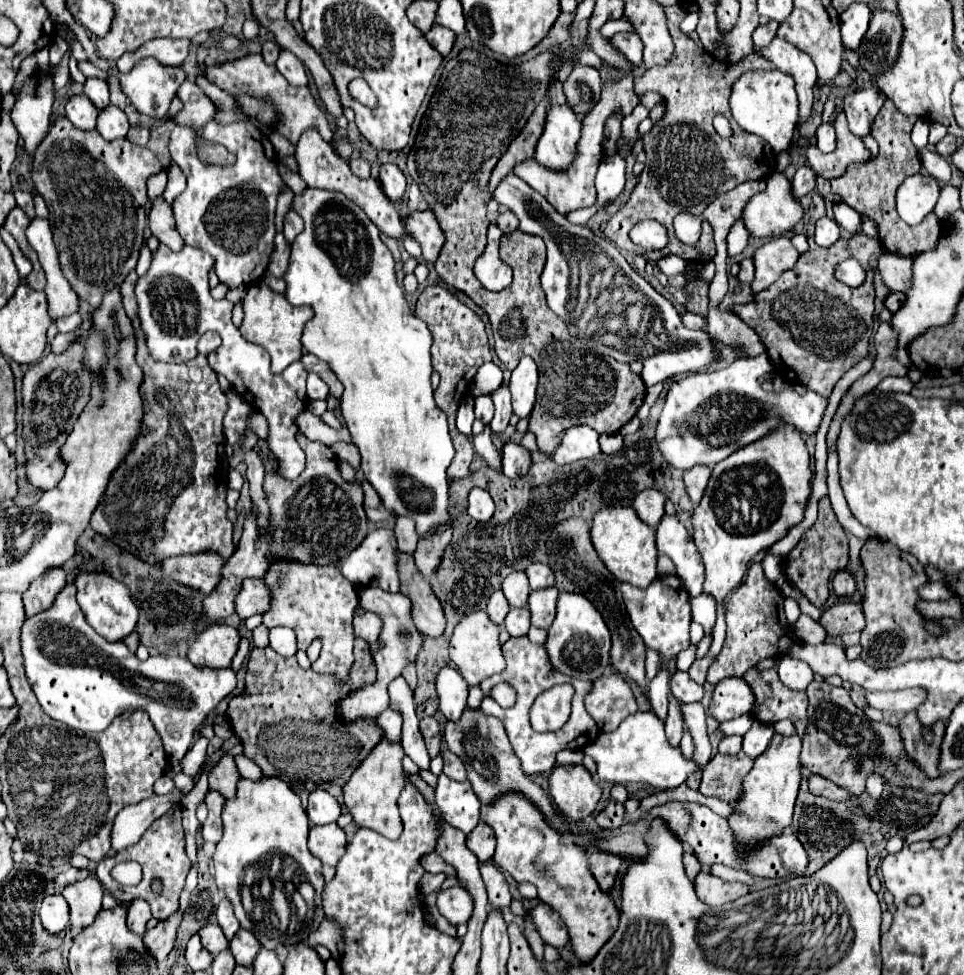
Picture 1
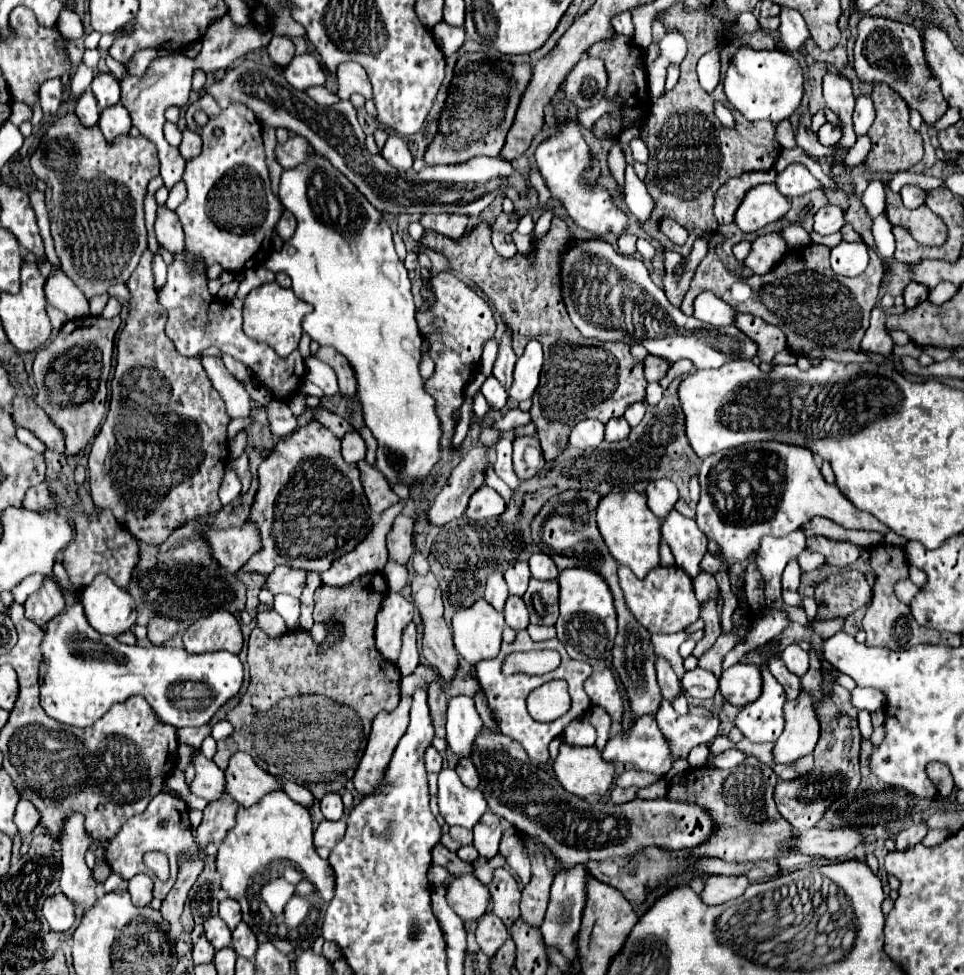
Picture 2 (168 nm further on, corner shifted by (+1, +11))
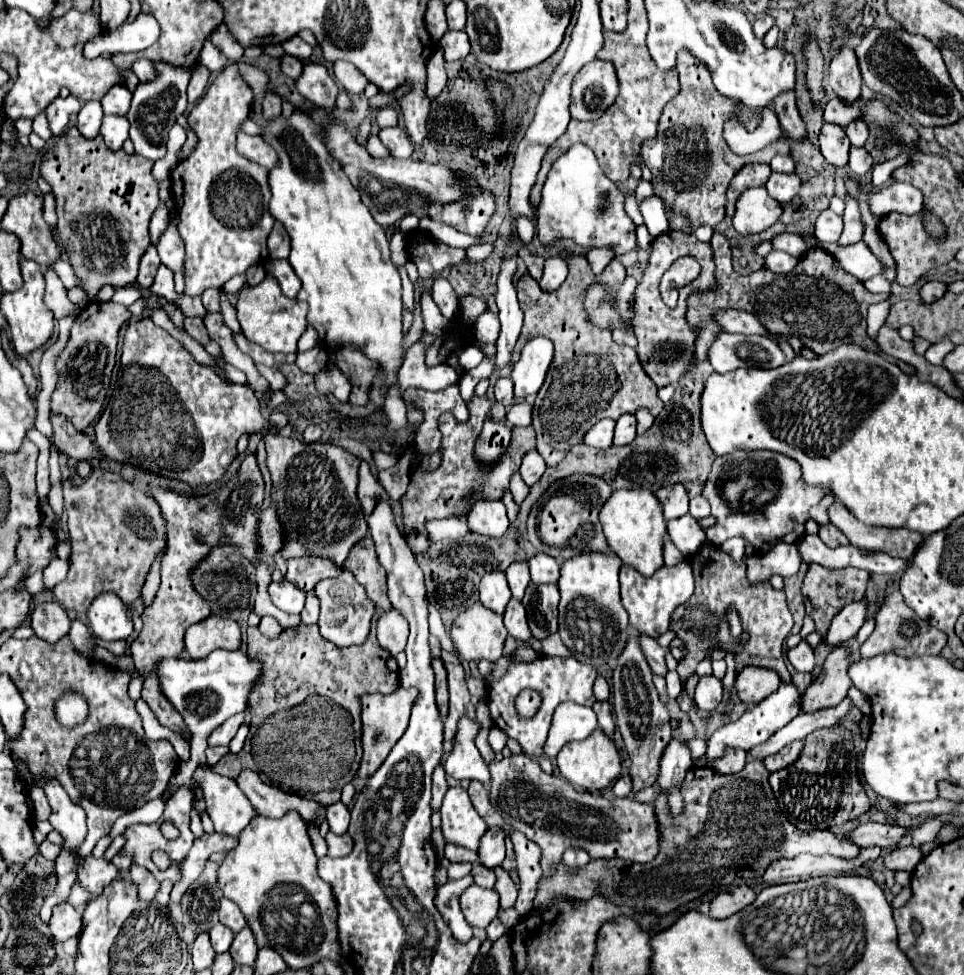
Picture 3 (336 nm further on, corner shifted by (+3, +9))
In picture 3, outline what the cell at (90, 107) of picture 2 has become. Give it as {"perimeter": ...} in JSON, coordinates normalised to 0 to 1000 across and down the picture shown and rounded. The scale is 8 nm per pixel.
{"perimeter":[[[88,105],[82,115],[82,121],[80,121],[80,131],[90,144],[96,144],[103,137],[105,123],[107,123],[105,107],[103,105]]]}

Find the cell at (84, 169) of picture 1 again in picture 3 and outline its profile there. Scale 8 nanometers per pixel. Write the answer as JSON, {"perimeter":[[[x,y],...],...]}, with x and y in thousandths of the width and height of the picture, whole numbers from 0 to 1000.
{"perimeter":[[[80,129],[70,131],[70,135],[59,144],[59,148],[47,156],[43,166],[43,181],[53,189],[59,205],[59,242],[63,254],[70,258],[78,281],[84,285],[92,308],[99,306],[105,293],[113,291],[117,295],[138,293],[144,277],[144,267],[155,246],[155,226],[165,211],[165,187],[157,178],[159,166],[146,162],[144,158],[130,158],[130,154],[113,154],[107,139],[90,144],[82,137]]]}

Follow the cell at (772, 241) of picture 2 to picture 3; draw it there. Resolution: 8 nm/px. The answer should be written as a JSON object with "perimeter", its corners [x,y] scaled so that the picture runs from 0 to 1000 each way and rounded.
{"perimeter":[[[808,240],[800,246],[802,256],[812,256],[825,265],[831,265],[837,258],[837,252],[829,240]]]}

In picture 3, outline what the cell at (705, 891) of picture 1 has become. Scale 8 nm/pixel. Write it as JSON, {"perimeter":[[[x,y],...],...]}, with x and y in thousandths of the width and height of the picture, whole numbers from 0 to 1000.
{"perimeter":[[[777,909],[758,911],[758,913],[748,915],[740,921],[735,939],[742,944],[752,944],[752,942],[760,939],[762,935],[771,933],[773,929],[777,929],[781,923],[783,923],[783,915]]]}

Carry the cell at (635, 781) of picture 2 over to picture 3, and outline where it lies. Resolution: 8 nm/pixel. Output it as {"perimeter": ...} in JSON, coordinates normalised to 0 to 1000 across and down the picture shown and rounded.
{"perimeter":[[[652,794],[642,796],[642,800],[636,804],[636,812],[638,812],[638,816],[642,816],[642,818],[646,818],[646,816],[655,816],[655,814],[657,814],[655,796],[652,796]]]}

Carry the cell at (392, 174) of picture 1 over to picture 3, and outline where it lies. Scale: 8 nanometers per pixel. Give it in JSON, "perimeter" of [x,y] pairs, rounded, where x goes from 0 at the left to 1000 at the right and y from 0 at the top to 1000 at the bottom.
{"perimeter":[[[414,129],[395,131],[393,142],[404,152],[406,160],[410,160],[410,162],[424,162],[428,158],[428,146],[424,144],[422,135]]]}

